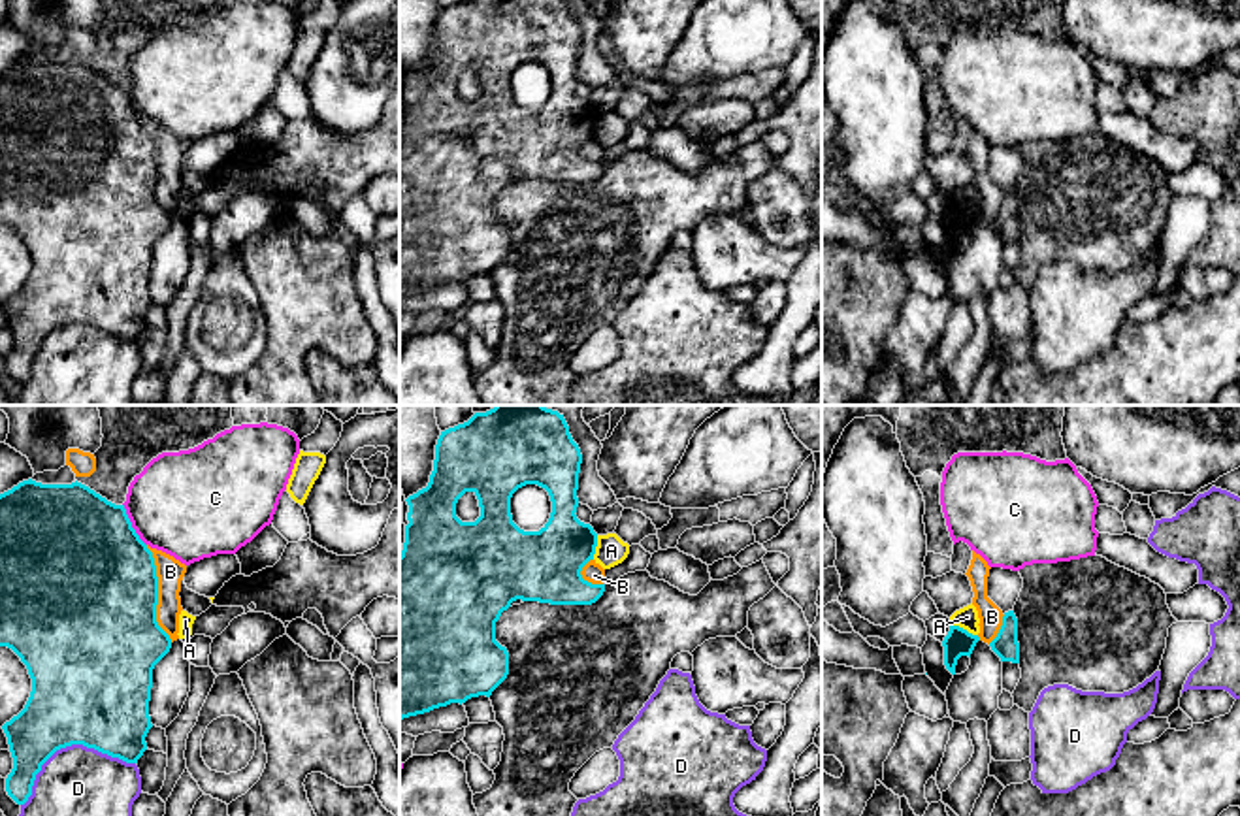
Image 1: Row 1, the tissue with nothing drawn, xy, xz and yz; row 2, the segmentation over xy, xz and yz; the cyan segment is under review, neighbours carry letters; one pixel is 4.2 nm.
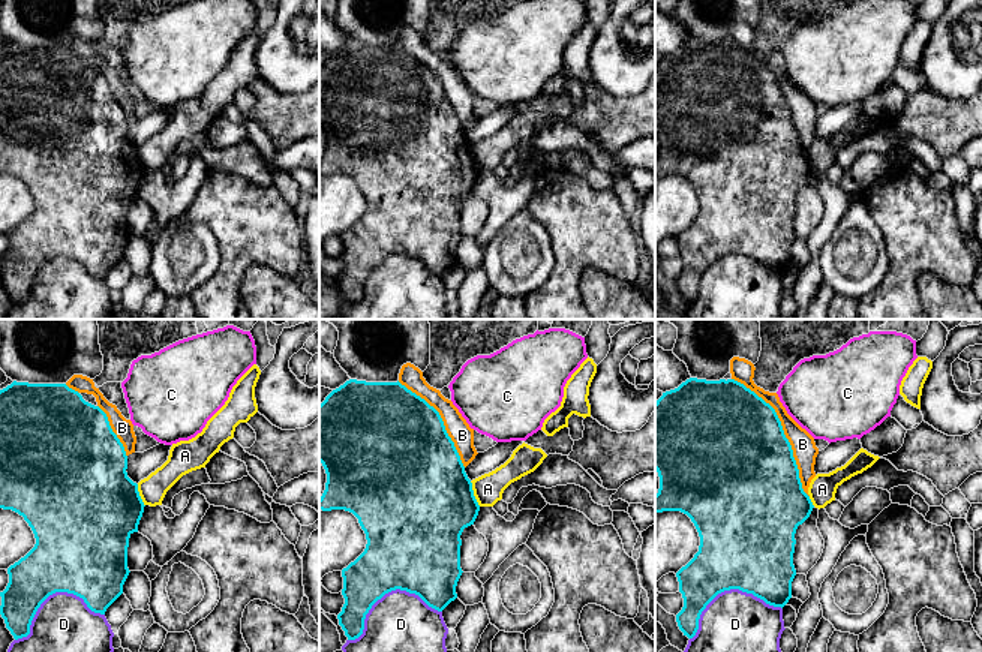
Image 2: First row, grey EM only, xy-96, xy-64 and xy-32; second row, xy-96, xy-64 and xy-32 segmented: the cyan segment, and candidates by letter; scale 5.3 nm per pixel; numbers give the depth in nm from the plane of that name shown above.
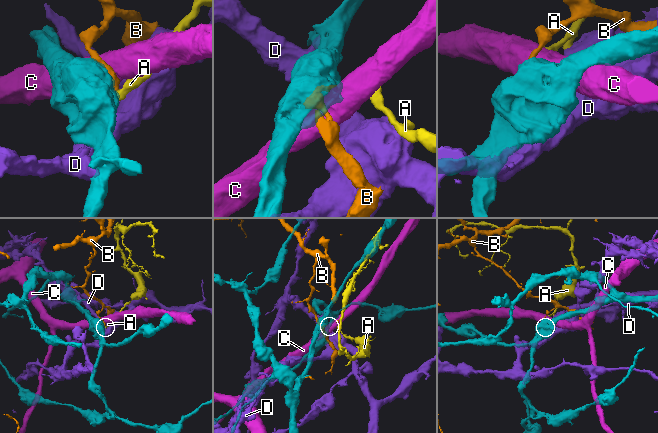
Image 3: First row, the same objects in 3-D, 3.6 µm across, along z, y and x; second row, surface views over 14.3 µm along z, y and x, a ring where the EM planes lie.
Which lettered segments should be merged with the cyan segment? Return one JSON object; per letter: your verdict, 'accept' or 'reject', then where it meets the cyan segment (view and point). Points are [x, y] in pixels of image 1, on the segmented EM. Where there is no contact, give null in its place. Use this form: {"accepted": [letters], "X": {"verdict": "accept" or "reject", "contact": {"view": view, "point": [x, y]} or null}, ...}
{"accepted": [], "A": {"verdict": "reject", "contact": {"view": "yz", "point": [962, 628]}}, "B": {"verdict": "reject", "contact": {"view": "xy", "point": [157, 594]}}, "C": {"verdict": "reject", "contact": {"view": "xy", "point": [130, 524]}}, "D": {"verdict": "reject", "contact": {"view": "xy", "point": [68, 745]}}}

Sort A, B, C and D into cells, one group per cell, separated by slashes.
A / B / C / D

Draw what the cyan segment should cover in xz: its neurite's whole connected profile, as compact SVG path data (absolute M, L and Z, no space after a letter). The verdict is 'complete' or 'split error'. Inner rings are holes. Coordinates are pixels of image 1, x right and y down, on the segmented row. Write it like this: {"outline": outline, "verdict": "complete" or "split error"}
{"outline": "M496 405L441 432L428 486L405 499L409 524L400 554L400 720L492 695L509 675L509 652L496 641L496 622L513 601L592 605L603 596L605 584L592 584L580 575L597 547L594 528L575 514L580 464L580 449L563 415L545 405ZM526 484L545 488L552 501L550 518L539 531L524 531L513 522L511 498ZM465 492L479 499L481 516L475 522L456 516L456 503Z", "verdict": "complete"}

